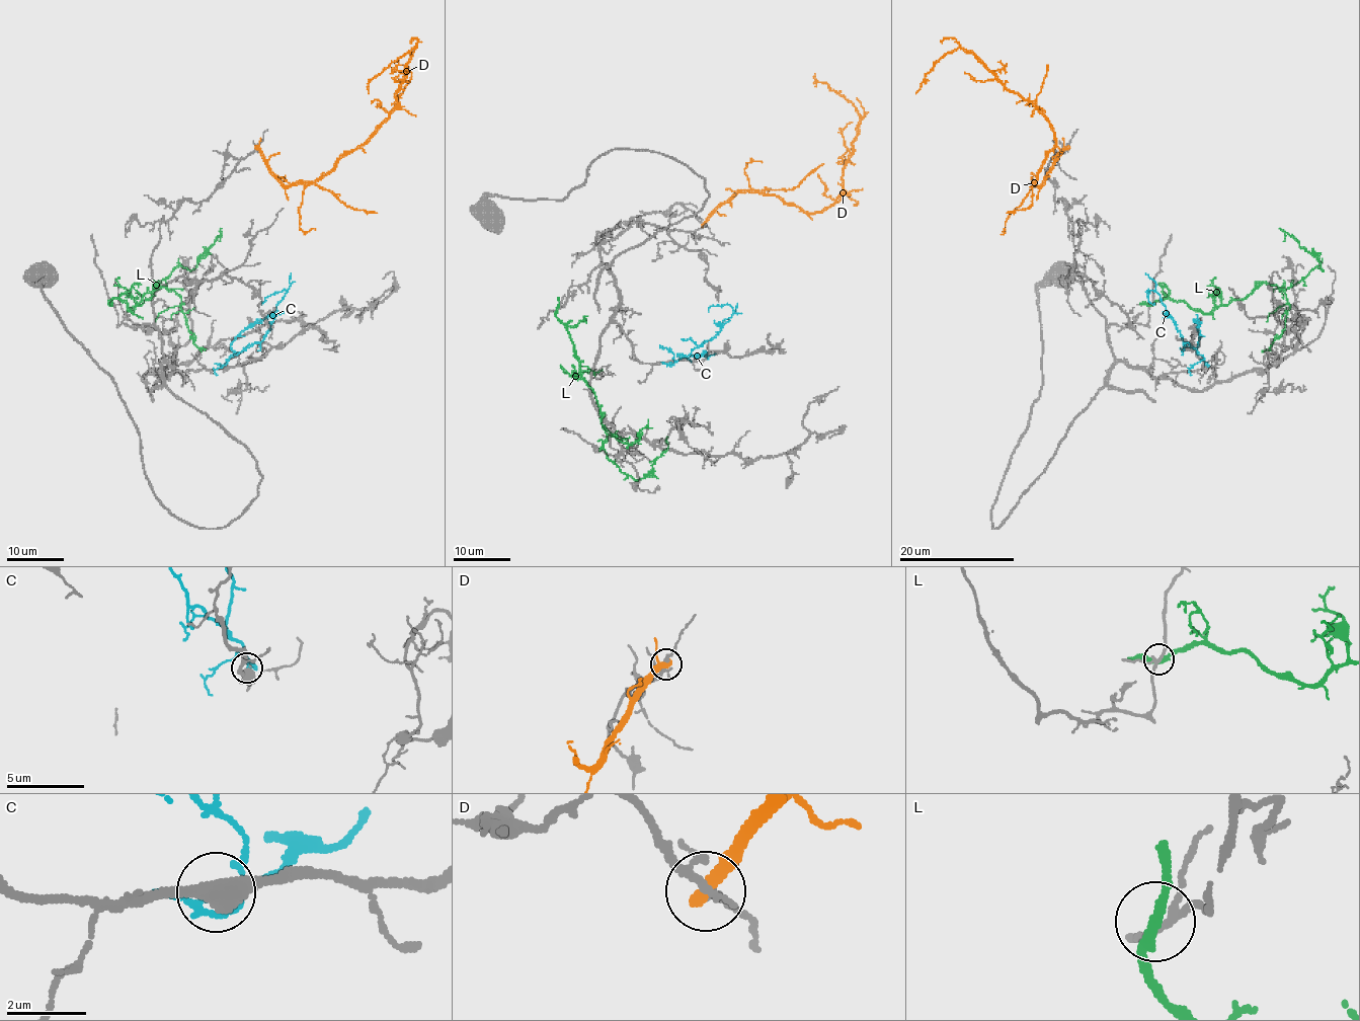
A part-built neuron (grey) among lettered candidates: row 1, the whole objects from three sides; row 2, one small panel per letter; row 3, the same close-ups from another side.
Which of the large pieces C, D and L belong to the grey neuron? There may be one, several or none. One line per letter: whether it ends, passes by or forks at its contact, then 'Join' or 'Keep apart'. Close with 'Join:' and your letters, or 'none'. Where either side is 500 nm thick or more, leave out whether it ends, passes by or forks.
C: It passes by. Keep apart
D: It passes by. Keep apart
L: It passes by. Keep apart
Join: none

